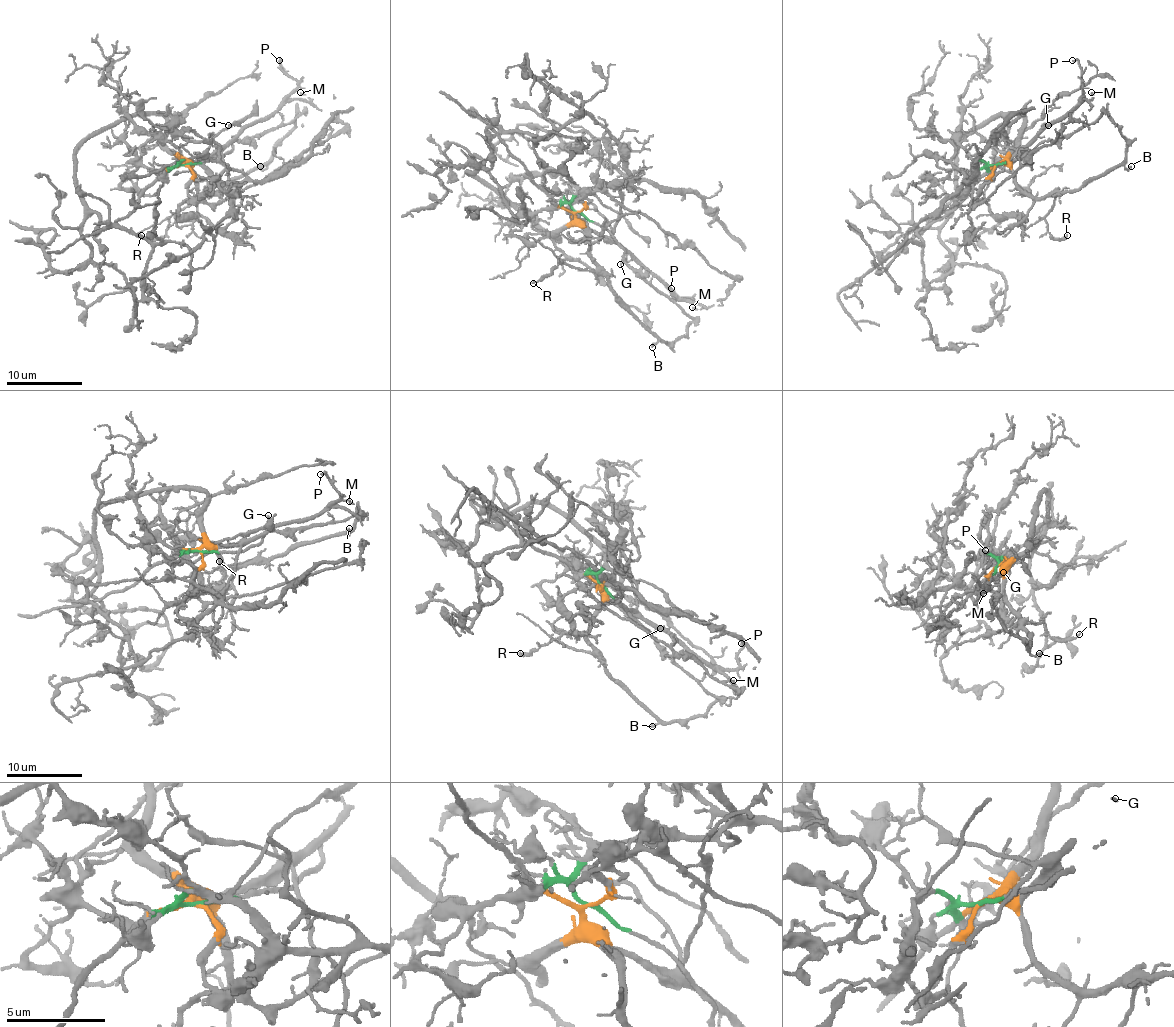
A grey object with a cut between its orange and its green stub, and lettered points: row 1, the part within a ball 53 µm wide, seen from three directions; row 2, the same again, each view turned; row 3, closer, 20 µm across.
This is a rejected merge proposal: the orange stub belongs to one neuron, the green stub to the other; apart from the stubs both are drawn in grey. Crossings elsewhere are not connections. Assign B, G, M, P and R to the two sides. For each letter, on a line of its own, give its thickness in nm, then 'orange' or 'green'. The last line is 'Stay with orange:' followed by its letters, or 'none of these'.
B: 140 nm thick; orange
G: 120 nm thick; orange
M: 130 nm thick; orange
P: 130 nm thick; orange
R: 100 nm thick; orange
Stay with orange: B, G, M, P, R

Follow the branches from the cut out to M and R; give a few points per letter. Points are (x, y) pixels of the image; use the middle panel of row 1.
M: (576, 211), (576, 217), (587, 228), (611, 236), (678, 296), (700, 306), (700, 309), (693, 308)
R: (576, 211), (576, 221), (587, 232), (591, 260), (596, 270), (572, 268), (562, 260), (549, 274), (532, 283)

